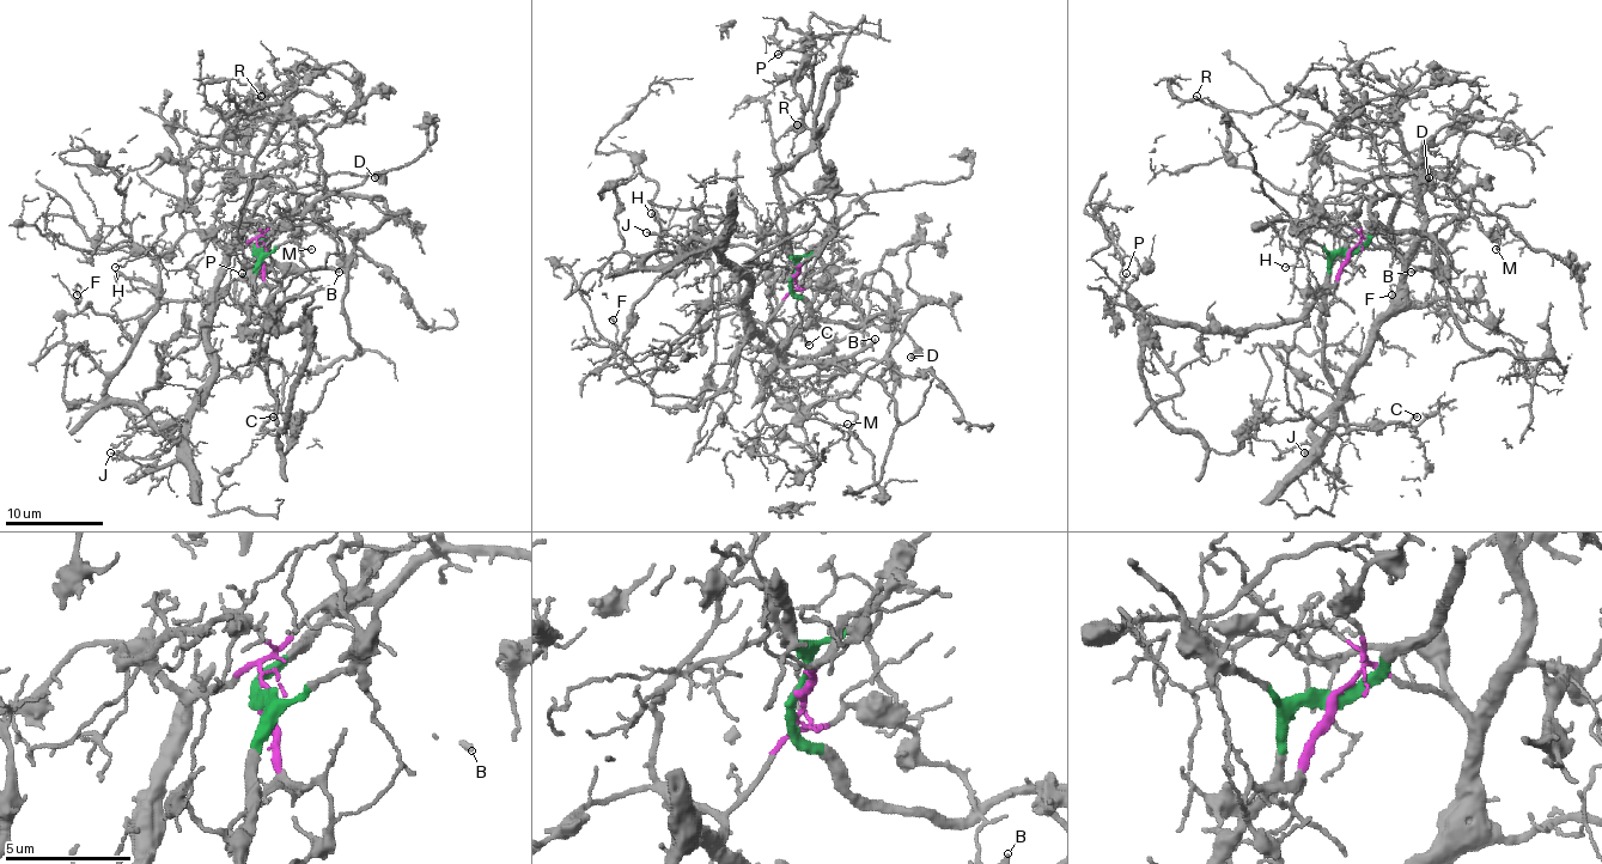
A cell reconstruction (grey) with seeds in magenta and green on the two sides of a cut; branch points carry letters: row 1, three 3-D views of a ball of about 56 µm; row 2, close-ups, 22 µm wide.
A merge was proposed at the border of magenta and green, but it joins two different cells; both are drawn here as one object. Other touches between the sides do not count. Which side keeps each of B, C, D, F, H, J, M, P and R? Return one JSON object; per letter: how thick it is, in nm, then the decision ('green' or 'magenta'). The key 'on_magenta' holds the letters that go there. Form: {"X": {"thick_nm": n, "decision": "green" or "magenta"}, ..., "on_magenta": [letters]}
{"B": {"thick_nm": 180, "decision": "magenta"}, "C": {"thick_nm": 180, "decision": "green"}, "D": {"thick_nm": 480, "decision": "green"}, "F": {"thick_nm": 130, "decision": "magenta"}, "H": {"thick_nm": 100, "decision": "magenta"}, "J": {"thick_nm": 140, "decision": "magenta"}, "M": {"thick_nm": 120, "decision": "magenta"}, "P": {"thick_nm": 140, "decision": "green"}, "R": {"thick_nm": 100, "decision": "magenta"}, "on_magenta": ["B", "F", "H", "J", "M", "R"]}

